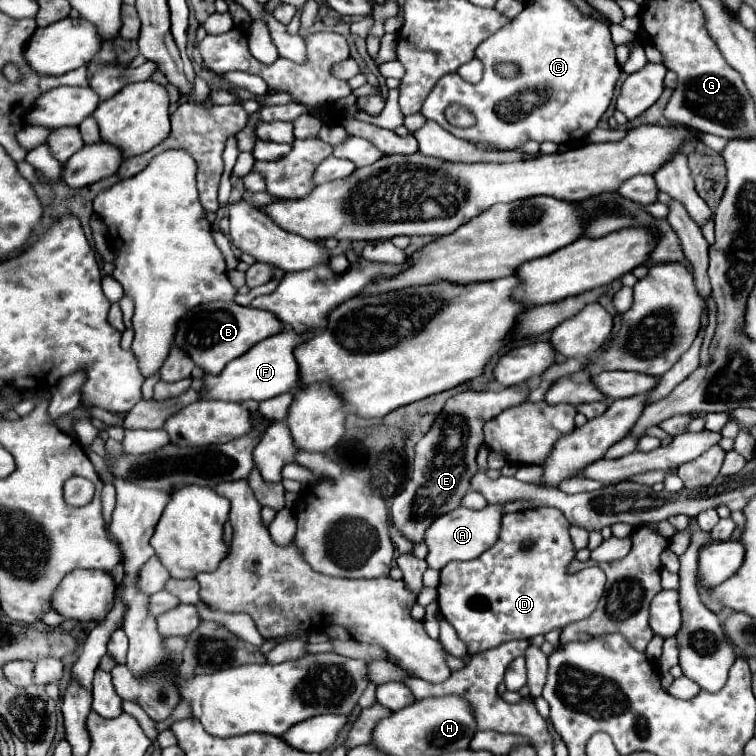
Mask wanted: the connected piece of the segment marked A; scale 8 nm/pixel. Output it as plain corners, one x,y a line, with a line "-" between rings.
489,504
483,510
469,510
459,506
457,510
437,518
437,522
433,522
429,526
429,530
425,532
425,544
429,548
427,554
427,564
429,568
433,566
433,570
441,570
447,562
451,560
473,560
479,554
483,554
487,548
491,548
497,540
499,534
499,526
501,526
501,504

